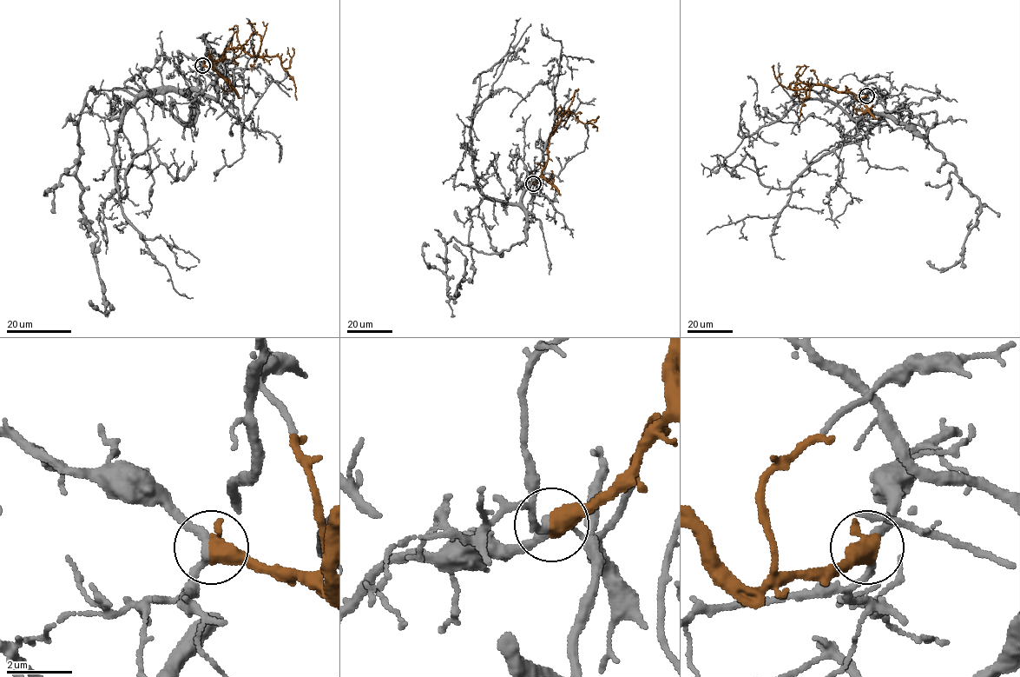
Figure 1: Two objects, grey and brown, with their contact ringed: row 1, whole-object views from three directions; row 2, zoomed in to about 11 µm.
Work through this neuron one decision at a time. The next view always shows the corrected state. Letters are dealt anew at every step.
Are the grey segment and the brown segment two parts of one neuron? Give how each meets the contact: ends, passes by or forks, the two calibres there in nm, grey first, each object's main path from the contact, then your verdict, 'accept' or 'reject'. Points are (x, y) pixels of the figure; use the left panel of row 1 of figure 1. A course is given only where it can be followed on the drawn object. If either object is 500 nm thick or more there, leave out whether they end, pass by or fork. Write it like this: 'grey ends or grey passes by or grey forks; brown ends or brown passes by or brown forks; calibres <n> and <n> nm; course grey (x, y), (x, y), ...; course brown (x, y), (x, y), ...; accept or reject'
calibres 280 and 600 nm; course grey (201, 64), (178, 56), (191, 85), (187, 124), (129, 88), (88, 91), (76, 179), (106, 313), (90, 301); course brown (202, 64), (213, 69), (226, 50), (242, 47), (254, 56), (277, 56), (293, 80), (297, 100); reject

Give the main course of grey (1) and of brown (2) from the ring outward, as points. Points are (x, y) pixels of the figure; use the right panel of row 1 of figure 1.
1: (866, 96), (924, 136), (935, 111), (920, 114), (928, 141), (979, 201), (960, 260), (926, 262)
2: (866, 96), (858, 98), (852, 93), (836, 92), (825, 86), (799, 82), (793, 89), (806, 89), (799, 120)

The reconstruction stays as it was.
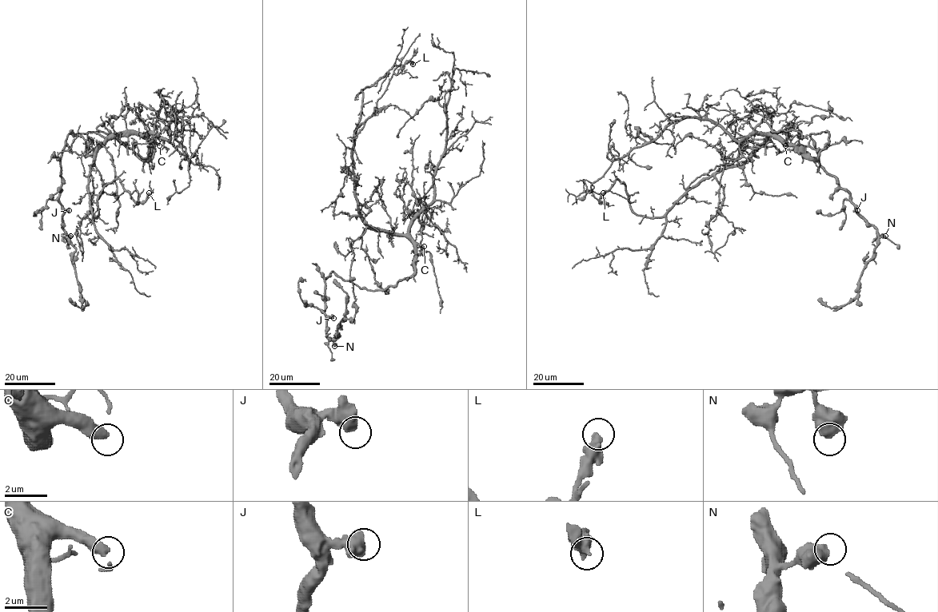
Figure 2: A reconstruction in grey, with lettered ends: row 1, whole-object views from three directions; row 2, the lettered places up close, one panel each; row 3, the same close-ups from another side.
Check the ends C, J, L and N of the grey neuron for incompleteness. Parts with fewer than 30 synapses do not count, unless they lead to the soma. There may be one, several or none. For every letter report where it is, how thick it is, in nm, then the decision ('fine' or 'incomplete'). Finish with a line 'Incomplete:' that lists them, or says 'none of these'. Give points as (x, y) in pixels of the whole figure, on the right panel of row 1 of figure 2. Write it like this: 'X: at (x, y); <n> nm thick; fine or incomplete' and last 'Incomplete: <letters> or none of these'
C: at (785, 145); 500 nm thick; incomplete
J: at (857, 210); 600 nm thick; fine
L: at (603, 192); 480 nm thick; fine
N: at (885, 236); 650 nm thick; fine
Incomplete: C

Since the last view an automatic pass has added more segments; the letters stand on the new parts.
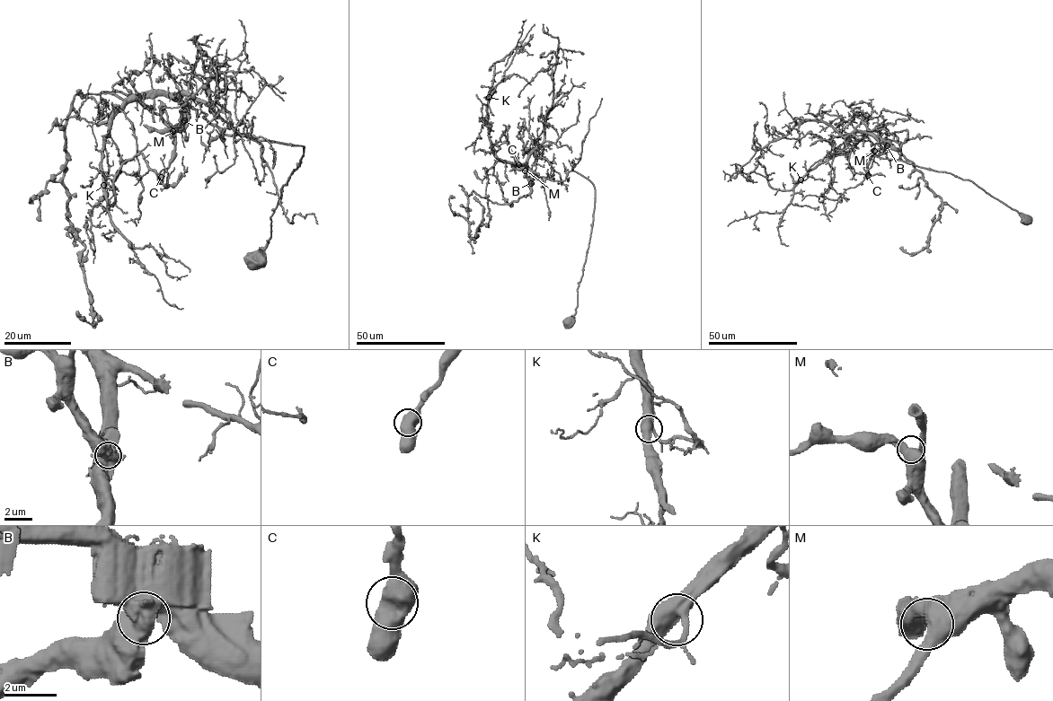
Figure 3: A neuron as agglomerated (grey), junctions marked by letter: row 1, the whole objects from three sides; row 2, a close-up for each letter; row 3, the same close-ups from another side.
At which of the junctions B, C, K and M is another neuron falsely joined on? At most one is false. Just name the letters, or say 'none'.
B

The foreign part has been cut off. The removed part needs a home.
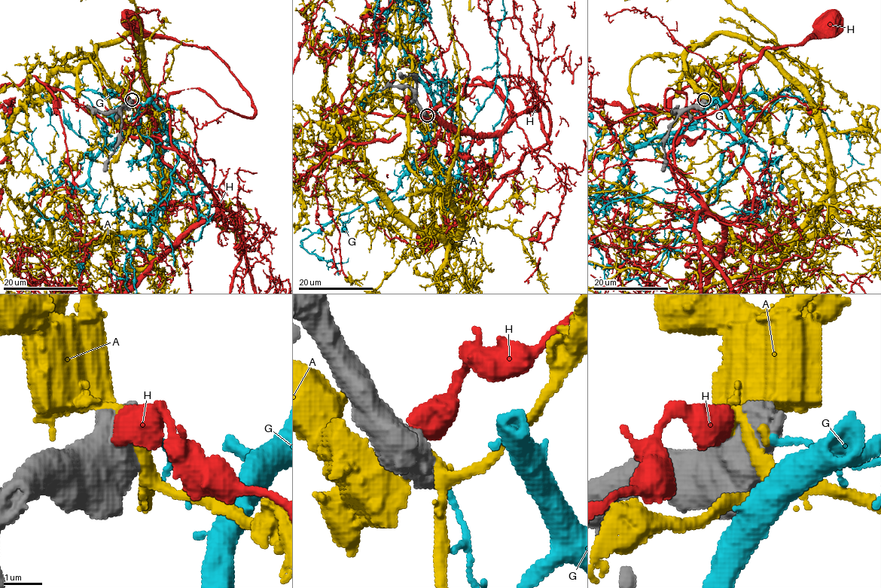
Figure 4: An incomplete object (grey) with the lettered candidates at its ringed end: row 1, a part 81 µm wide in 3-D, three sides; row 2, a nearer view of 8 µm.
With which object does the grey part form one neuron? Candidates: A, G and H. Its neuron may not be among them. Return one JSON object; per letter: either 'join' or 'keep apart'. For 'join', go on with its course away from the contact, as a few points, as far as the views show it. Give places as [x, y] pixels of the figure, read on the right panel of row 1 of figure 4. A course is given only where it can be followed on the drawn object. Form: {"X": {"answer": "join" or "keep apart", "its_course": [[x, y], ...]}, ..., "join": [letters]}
{"A": {"answer": "keep apart"}, "G": {"answer": "keep apart"}, "H": {"answer": "keep apart"}, "join": []}

